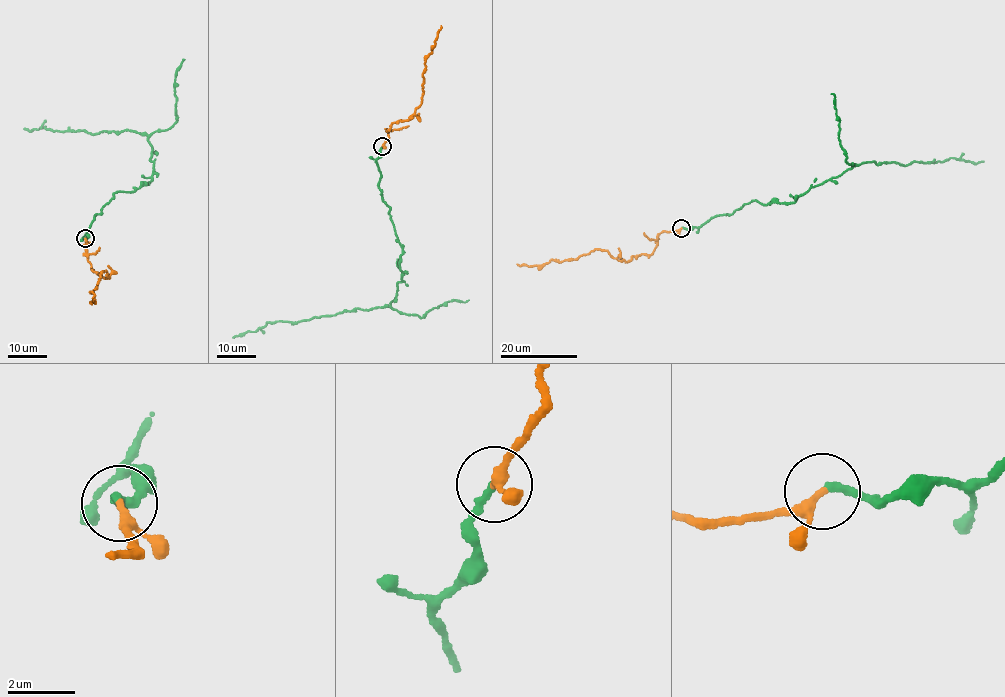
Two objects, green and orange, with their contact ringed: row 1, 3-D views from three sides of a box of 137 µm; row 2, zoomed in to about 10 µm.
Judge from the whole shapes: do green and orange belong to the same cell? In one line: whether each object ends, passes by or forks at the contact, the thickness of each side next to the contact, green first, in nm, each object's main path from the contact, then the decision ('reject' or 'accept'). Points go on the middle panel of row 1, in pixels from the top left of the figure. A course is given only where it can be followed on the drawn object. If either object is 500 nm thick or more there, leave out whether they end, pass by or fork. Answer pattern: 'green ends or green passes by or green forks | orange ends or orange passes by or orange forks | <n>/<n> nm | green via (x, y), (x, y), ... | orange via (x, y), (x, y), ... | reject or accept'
green ends | orange passes by | 200/240 nm | green via (382, 146), (376, 163), (379, 184), (402, 248), (401, 281), (389, 306), (296, 322), (268, 321), (233, 337) | orange via (382, 146), (390, 130), (386, 131), (393, 123), (407, 120), (421, 103), (425, 58), (434, 46), (441, 26) | reject

